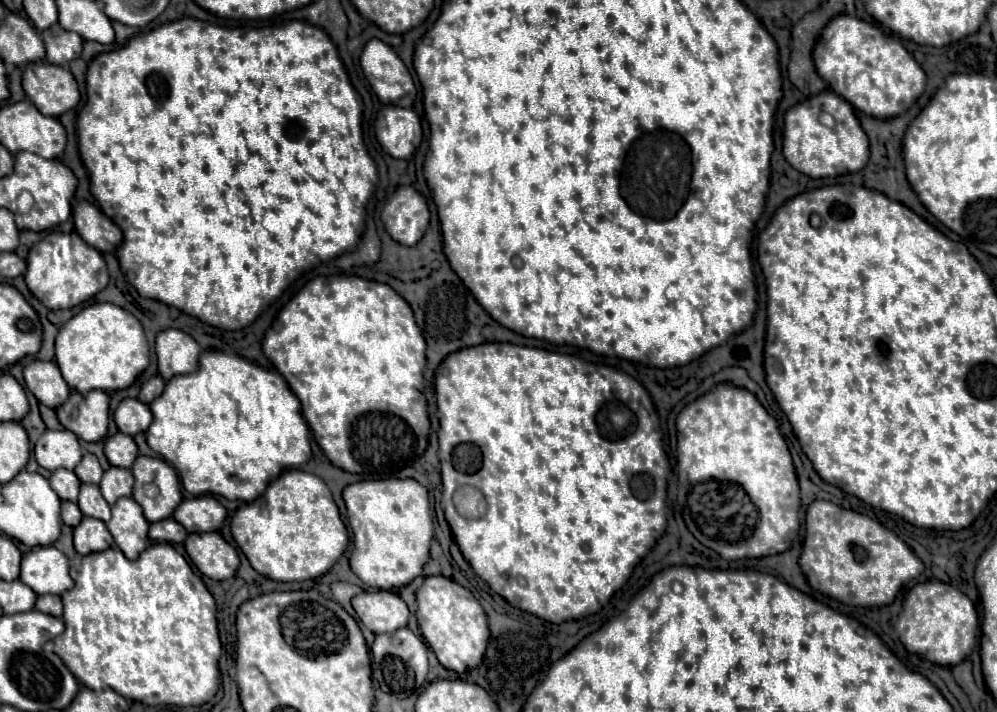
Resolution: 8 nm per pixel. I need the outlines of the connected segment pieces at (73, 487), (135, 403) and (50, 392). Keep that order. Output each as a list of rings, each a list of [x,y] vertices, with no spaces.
[[[58,468],[52,472],[50,476],[50,486],[54,488],[54,492],[62,498],[62,500],[78,500],[78,490],[80,490],[80,480],[72,470],[66,468]]]
[[[126,398],[114,410],[114,420],[116,420],[120,432],[134,436],[138,432],[146,432],[148,424],[152,422],[152,412],[144,402],[140,402],[136,398]]]
[[[30,362],[28,366],[24,366],[24,380],[38,402],[46,404],[48,408],[58,408],[70,396],[70,388],[60,376],[60,368],[56,366],[56,362]]]

